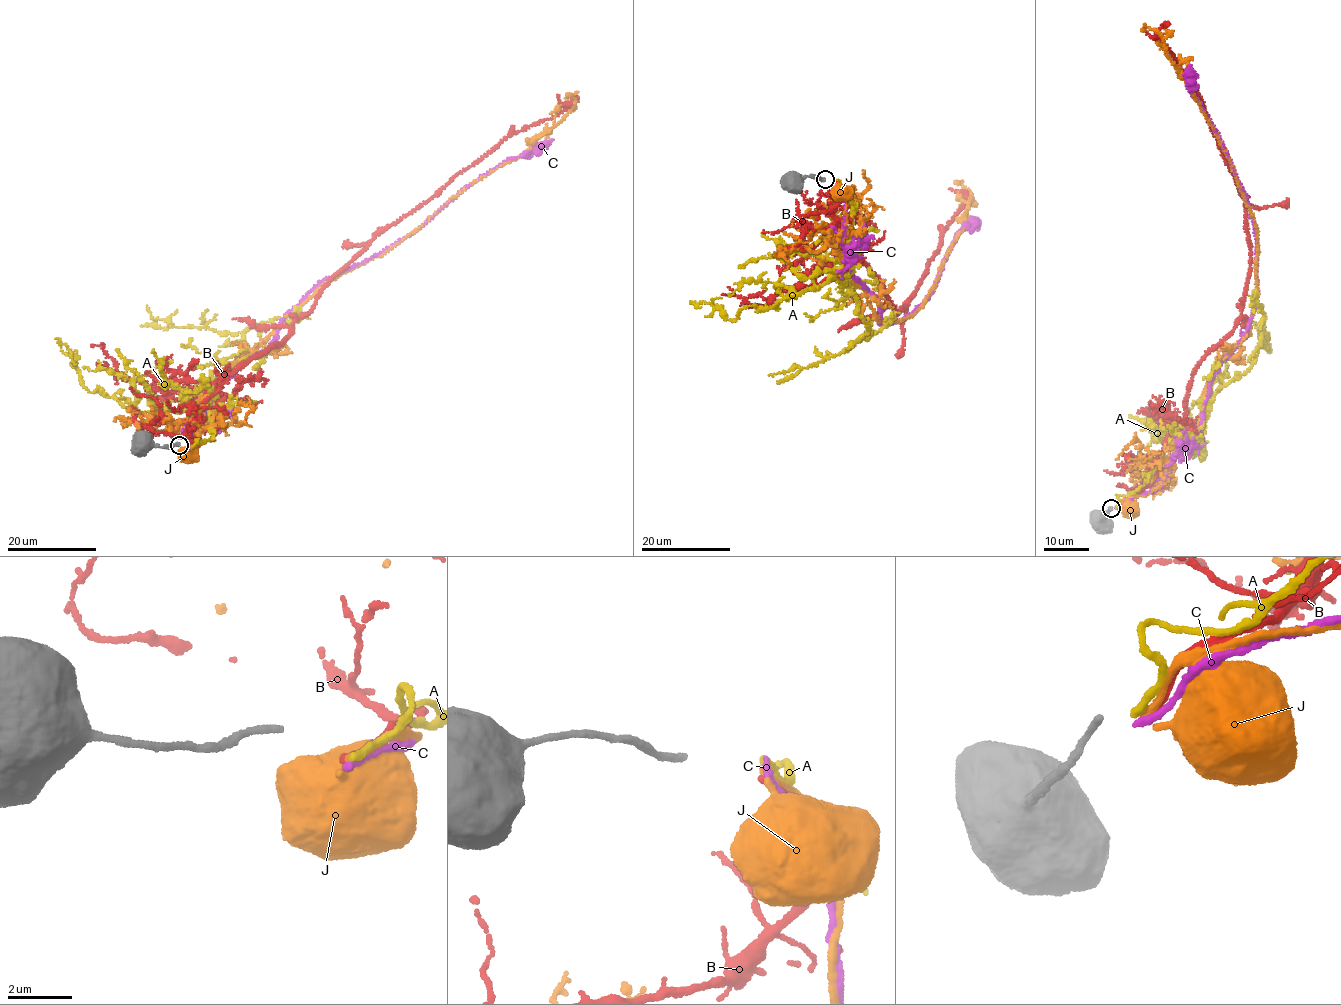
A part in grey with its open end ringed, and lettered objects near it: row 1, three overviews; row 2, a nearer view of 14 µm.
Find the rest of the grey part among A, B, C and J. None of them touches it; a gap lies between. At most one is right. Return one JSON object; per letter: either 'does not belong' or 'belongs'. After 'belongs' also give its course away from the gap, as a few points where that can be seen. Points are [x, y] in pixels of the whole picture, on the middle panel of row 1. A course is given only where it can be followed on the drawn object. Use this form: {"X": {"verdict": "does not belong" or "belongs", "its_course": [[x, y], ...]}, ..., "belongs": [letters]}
{"A": {"verdict": "does not belong"}, "B": {"verdict": "belongs", "its_course": [[835, 182], [843, 196], [832, 213], [842, 256], [870, 266], [893, 315], [913, 292], [966, 194], [971, 203]]}, "C": {"verdict": "does not belong"}, "J": {"verdict": "does not belong"}, "belongs": ["B"]}

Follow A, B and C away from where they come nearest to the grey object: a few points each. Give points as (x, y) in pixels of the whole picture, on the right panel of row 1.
A: (1116, 506), (1117, 495), (1148, 479), (1204, 416), (1215, 392), (1246, 372), (1263, 331), (1267, 342), (1259, 333)
B: (1118, 507), (1183, 423), (1201, 359), (1239, 319), (1251, 258), (1243, 198), (1199, 95), (1161, 40), (1168, 21)
C: (1115, 509), (1170, 475), (1200, 425), (1218, 366), (1249, 327), (1258, 292), (1257, 229), (1192, 92), (1190, 66)

